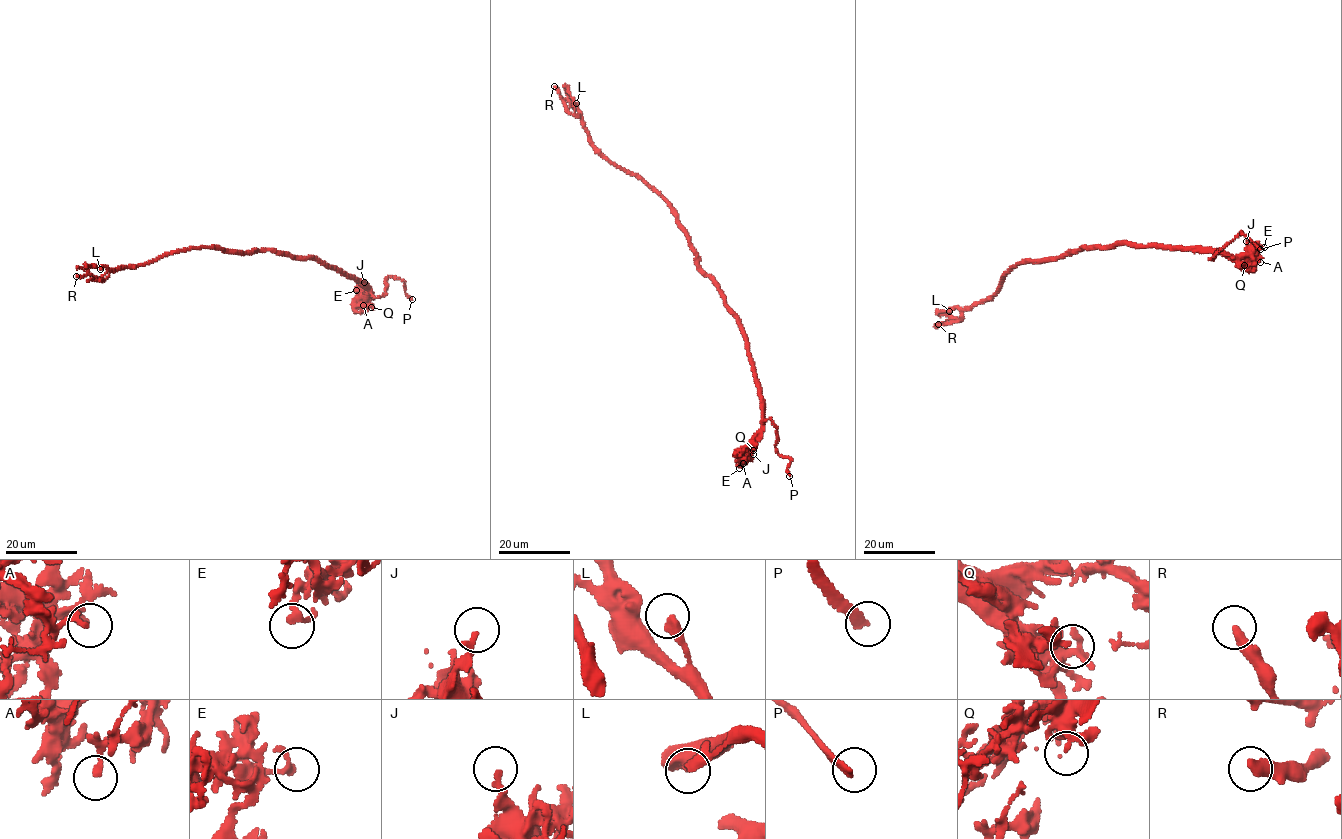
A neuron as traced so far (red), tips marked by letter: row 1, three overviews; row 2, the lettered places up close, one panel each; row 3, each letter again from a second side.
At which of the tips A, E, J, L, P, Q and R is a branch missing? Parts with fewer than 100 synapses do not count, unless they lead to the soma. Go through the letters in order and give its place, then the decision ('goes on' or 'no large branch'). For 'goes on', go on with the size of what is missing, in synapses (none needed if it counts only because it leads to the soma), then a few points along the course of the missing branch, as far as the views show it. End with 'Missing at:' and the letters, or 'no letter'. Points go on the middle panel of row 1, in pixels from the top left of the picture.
A: at (743, 463); no large branch
E: at (739, 468); no large branch
J: at (753, 454); no large branch
L: at (576, 103); no large branch
P: at (789, 476); goes on; missing branch runs (789, 476), (778, 509), (752, 535), (752, 539)
Q: at (753, 450); no large branch
R: at (554, 86); no large branch
Missing at: P

